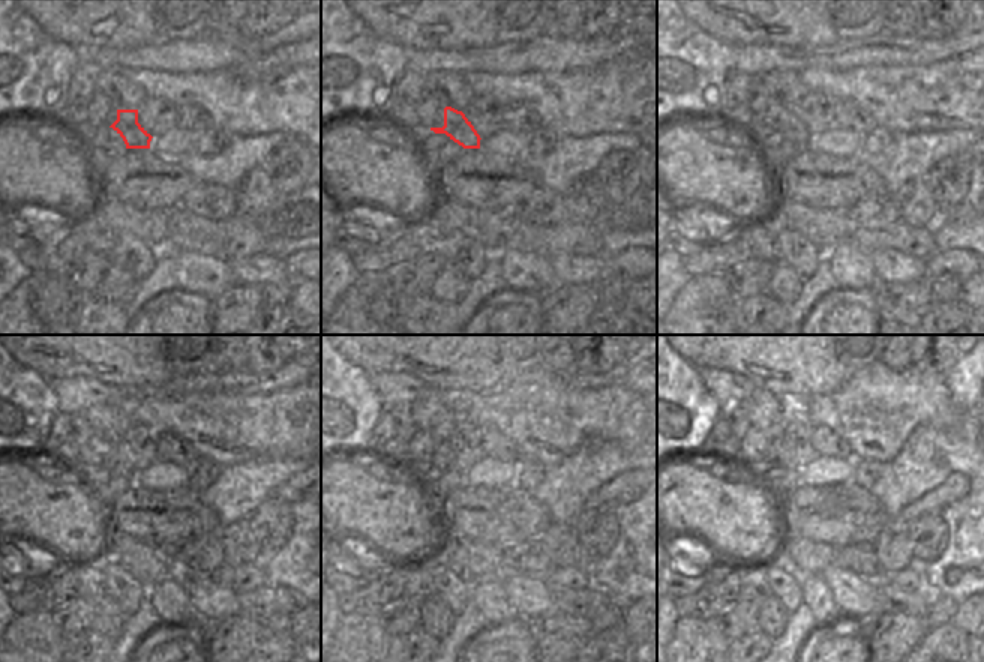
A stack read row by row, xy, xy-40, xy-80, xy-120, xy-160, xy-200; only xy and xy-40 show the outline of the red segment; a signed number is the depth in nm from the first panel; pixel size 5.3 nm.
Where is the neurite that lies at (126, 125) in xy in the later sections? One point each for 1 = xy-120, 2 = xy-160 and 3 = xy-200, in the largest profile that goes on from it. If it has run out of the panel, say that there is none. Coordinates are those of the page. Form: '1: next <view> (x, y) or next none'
1: next xy-120 (113, 458)
2: next xy-160 (441, 455)
3: next xy-200 (771, 451)

